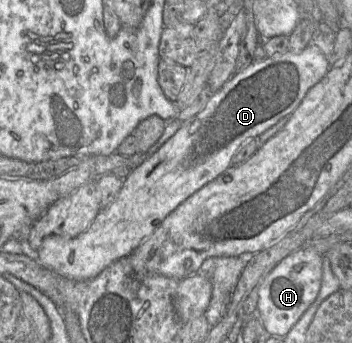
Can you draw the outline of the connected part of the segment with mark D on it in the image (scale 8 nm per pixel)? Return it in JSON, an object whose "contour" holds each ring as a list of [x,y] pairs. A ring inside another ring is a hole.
{"contour":[[[315,44],[299,53],[286,52],[257,60],[235,73],[221,89],[213,92],[205,108],[191,120],[182,123],[179,130],[142,165],[124,179],[123,186],[113,203],[101,208],[91,225],[74,238],[51,235],[46,237],[36,252],[24,241],[24,253],[56,274],[73,280],[94,278],[113,262],[127,257],[145,239],[150,237],[163,220],[182,202],[232,166],[232,158],[240,147],[256,139],[281,119],[288,118],[300,105],[310,88],[329,71],[328,58]]]}

